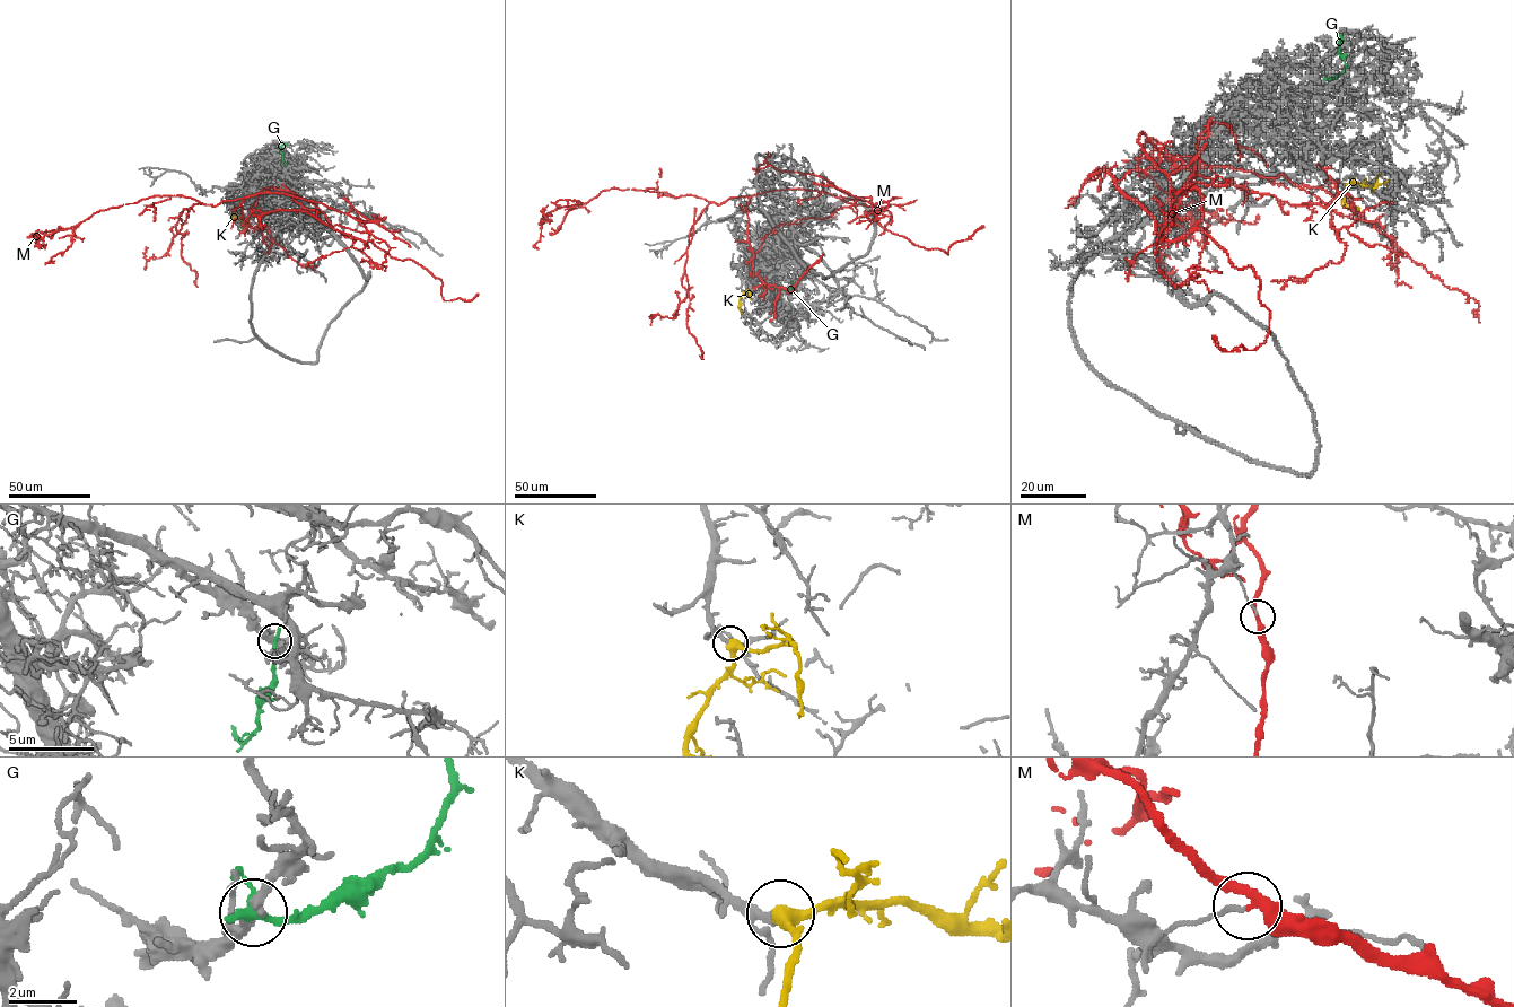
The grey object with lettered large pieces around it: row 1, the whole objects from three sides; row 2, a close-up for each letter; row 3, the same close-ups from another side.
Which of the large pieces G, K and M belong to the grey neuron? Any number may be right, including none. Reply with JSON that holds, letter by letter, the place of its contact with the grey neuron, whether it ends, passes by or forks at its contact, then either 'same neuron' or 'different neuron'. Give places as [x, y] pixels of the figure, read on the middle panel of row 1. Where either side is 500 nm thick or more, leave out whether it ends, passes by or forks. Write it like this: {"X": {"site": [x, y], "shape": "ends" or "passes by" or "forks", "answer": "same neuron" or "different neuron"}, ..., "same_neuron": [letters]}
{"G": {"site": [791, 282], "shape": "passes by", "answer": "different neuron"}, "K": {"site": [743, 291], "shape": "passes by", "answer": "same neuron"}, "M": {"site": [747, 216], "shape": "passes by", "answer": "different neuron"}, "same_neuron": ["K"]}

